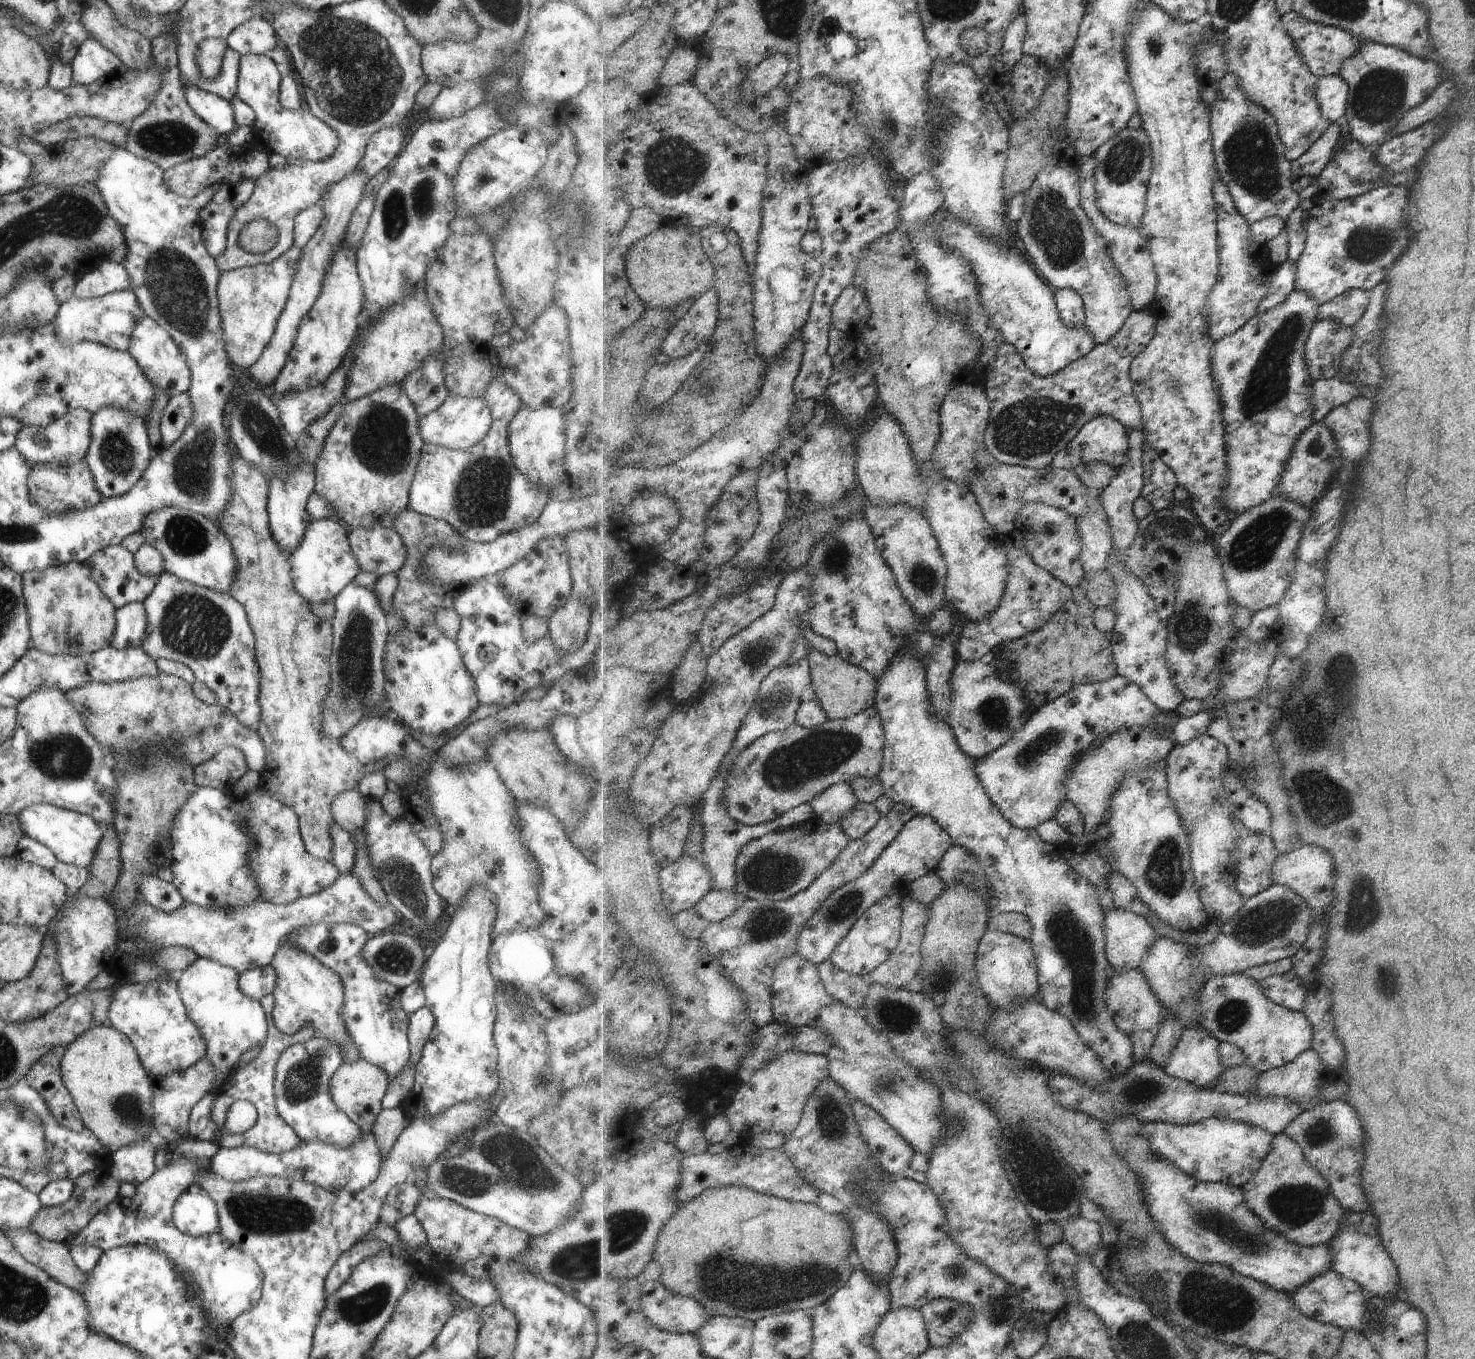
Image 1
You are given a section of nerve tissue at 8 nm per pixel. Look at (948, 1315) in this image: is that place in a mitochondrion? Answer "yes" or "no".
yes

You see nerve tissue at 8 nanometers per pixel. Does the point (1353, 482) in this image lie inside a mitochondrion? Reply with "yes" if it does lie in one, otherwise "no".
no

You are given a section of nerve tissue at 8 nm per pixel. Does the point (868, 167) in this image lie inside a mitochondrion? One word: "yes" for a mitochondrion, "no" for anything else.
no

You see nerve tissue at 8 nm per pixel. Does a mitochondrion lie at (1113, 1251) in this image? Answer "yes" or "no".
no

